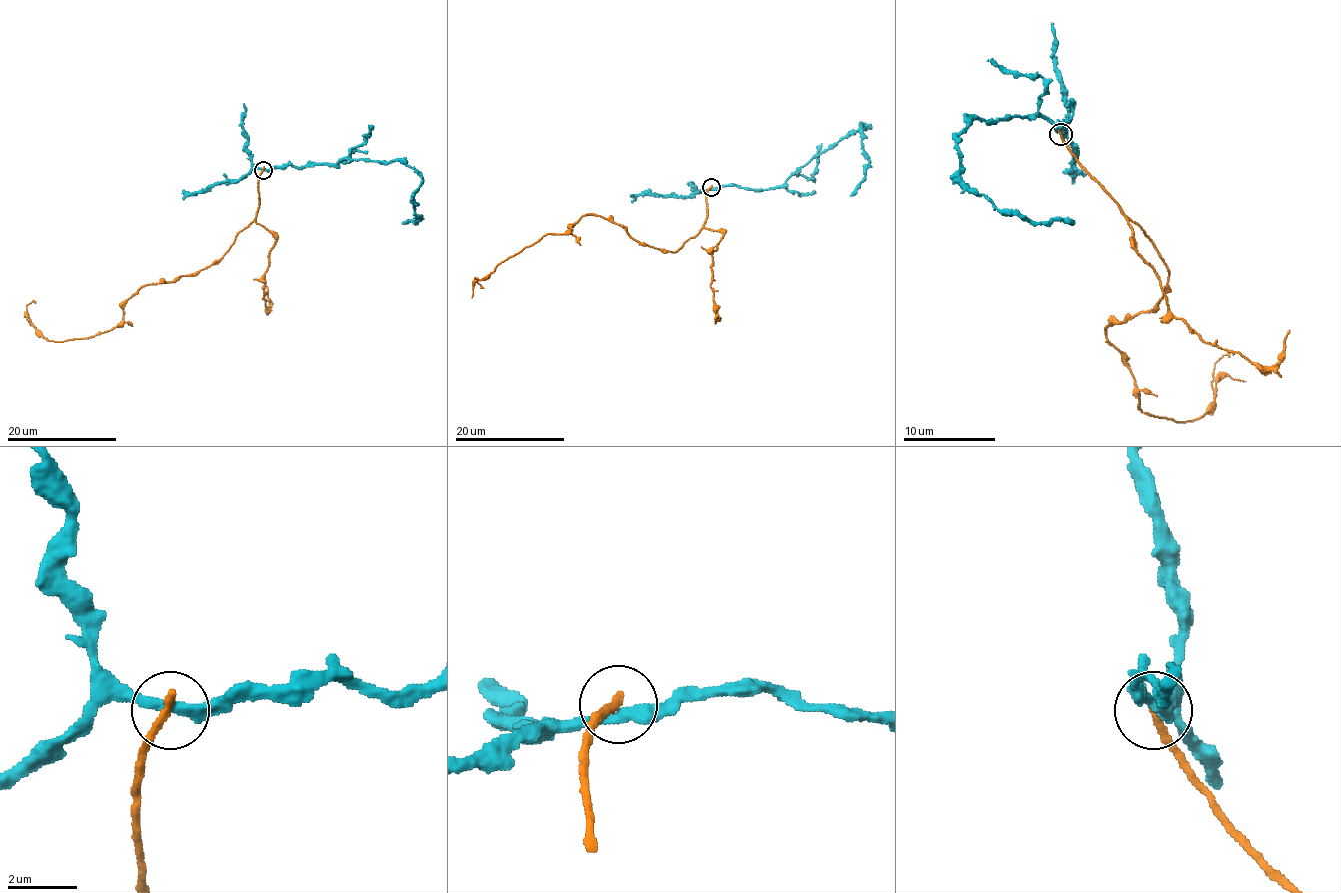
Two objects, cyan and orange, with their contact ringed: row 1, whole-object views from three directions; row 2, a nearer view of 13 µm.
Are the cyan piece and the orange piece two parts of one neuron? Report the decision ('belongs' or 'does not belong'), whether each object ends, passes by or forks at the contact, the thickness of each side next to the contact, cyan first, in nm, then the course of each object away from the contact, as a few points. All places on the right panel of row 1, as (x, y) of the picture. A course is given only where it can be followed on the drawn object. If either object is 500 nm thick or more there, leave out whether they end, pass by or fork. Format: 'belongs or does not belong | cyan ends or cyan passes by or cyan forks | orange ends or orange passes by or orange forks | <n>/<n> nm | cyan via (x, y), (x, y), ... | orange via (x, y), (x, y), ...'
does not belong | cyan passes by | orange ends | 320/260 nm | cyan via (1061, 135), (1061, 125), (1038, 116), (976, 118), (957, 137), (962, 178), (1001, 210), (1075, 224) | orange via (1061, 135), (1169, 273), (1151, 309), (1107, 328), (1141, 410), (1192, 422), (1213, 401), (1220, 358), (1229, 358)

